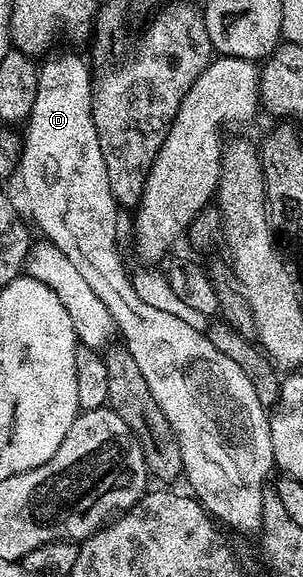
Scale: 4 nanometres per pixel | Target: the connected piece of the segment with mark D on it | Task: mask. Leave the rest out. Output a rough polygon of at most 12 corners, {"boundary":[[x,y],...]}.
{"boundary":[[50,54],[19,151],[32,222],[107,305],[218,524],[260,532],[268,408],[135,293],[93,120]]}

